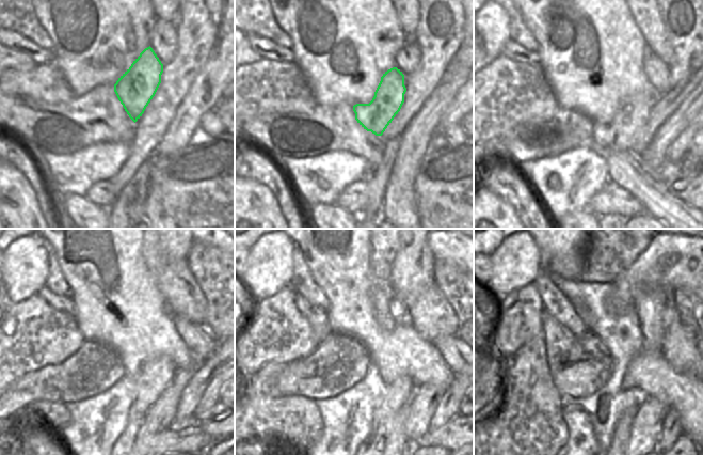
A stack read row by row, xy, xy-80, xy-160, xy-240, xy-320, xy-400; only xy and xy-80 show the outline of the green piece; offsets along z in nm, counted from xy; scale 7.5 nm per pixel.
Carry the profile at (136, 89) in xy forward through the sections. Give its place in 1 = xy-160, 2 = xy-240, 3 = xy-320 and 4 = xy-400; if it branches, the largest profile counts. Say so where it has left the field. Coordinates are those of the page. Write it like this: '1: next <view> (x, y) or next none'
1: next xy-160 (620, 134)
2: next xy-240 (150, 382)
3: next xy-320 (398, 393)
4: next xy-400 (622, 429)

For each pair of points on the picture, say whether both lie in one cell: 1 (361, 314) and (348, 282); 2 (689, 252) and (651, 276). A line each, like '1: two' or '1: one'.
1: one
2: one

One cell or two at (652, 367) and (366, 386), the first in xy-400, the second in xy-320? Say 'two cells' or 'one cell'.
two cells

